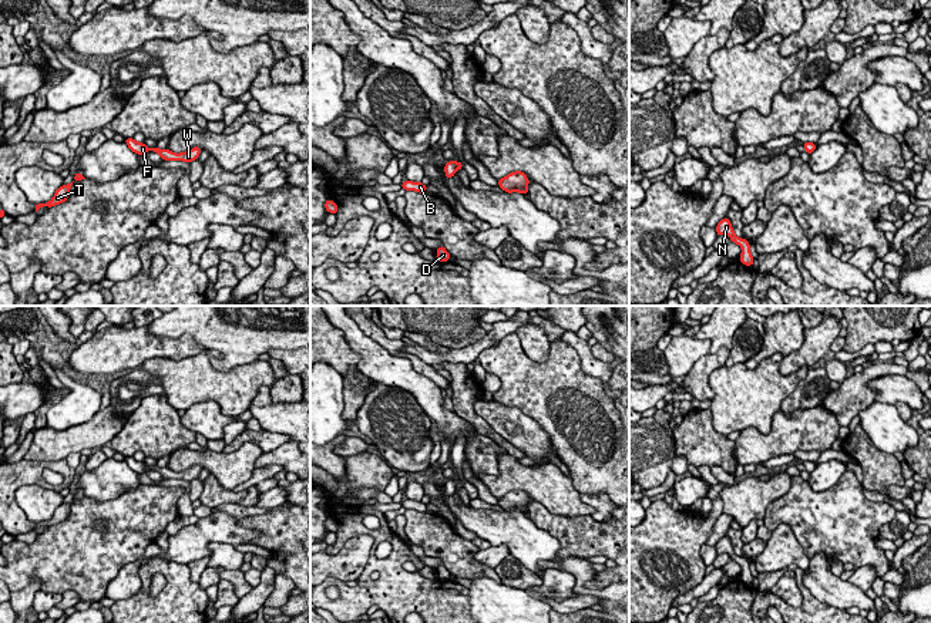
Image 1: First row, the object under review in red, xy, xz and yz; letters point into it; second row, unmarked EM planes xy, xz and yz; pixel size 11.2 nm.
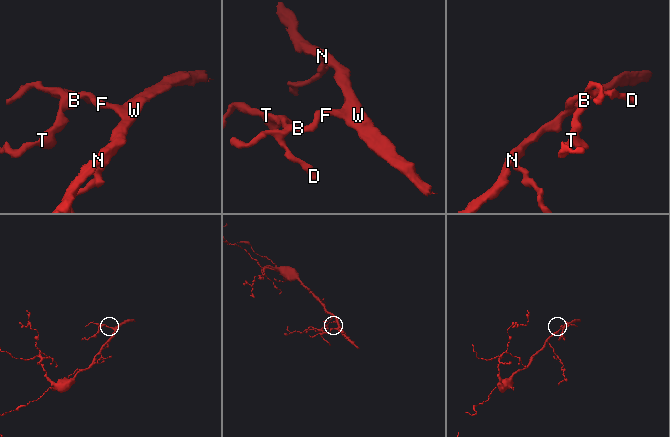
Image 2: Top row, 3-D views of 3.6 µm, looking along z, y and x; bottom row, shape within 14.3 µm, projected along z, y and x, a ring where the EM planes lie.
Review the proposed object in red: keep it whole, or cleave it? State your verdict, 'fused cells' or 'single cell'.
single cell

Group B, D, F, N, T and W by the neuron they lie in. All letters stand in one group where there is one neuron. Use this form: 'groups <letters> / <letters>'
groups B D F N T W

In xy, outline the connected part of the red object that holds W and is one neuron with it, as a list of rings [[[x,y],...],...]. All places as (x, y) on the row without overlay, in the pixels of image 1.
[[[125,457],[125,462],[128,464],[128,467],[132,471],[135,471],[138,474],[144,474],[148,469],[154,469],[154,471],[159,472],[161,476],[165,479],[184,479],[188,482],[198,478],[199,472],[202,469],[199,465],[194,465],[192,468],[189,468],[186,471],[175,472],[167,467],[164,467],[164,468],[159,468],[157,465],[148,467],[144,461],[137,461],[134,457]]]

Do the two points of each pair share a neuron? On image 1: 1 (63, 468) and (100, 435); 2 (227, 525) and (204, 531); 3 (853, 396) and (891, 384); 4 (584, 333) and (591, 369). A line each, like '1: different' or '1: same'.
1: different
2: same
3: different
4: different

